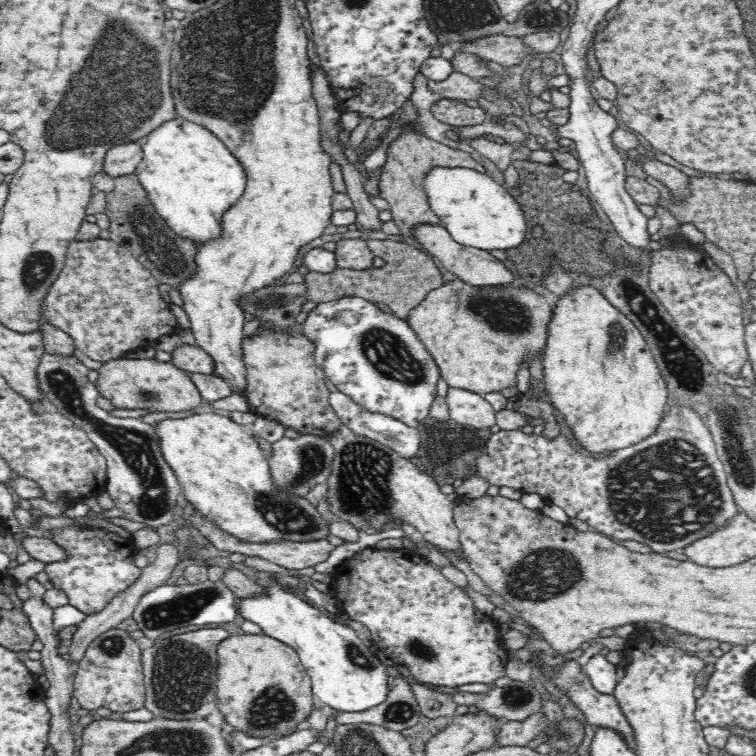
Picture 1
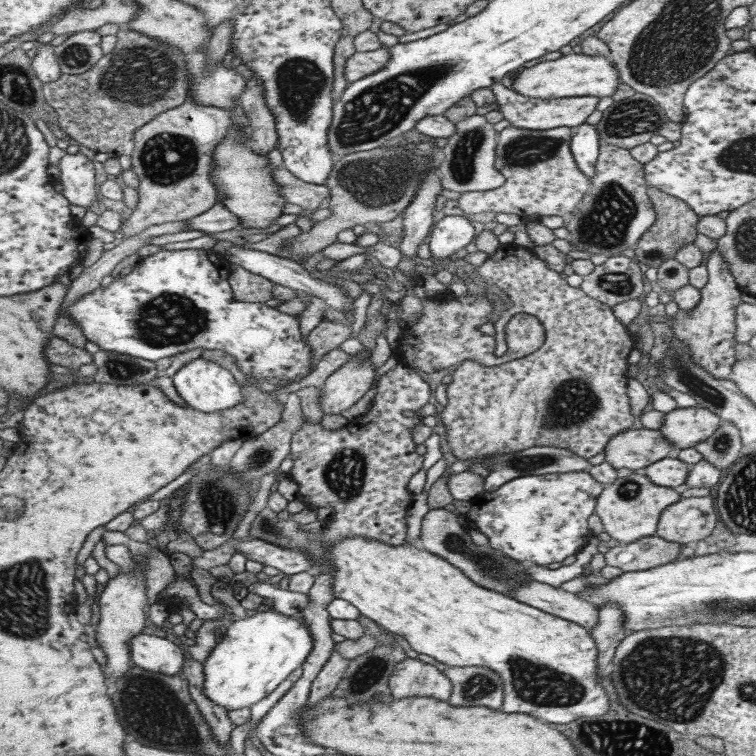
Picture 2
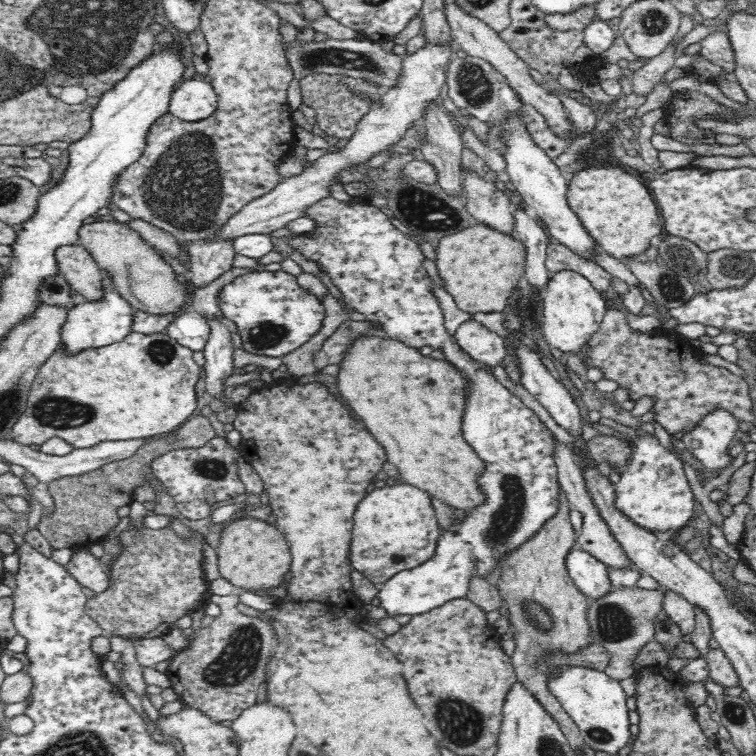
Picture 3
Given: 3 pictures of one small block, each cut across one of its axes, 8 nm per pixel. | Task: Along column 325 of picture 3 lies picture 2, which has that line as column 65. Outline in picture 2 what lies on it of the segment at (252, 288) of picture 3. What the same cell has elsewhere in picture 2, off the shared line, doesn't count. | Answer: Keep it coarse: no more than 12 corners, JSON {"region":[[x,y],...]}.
{"region":[[161,250],[65,308],[86,341],[155,362],[314,370],[298,318],[236,301],[214,250]]}

